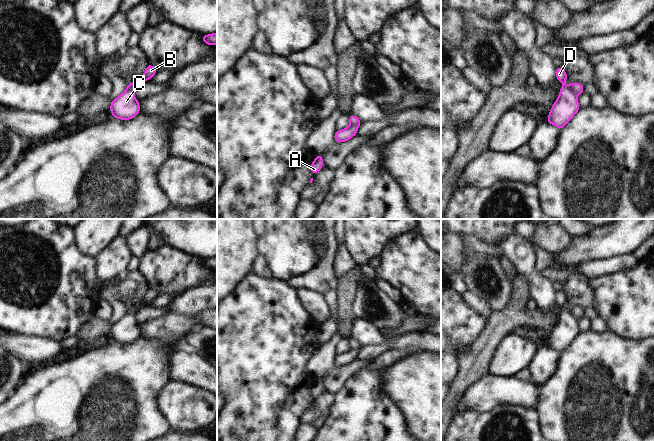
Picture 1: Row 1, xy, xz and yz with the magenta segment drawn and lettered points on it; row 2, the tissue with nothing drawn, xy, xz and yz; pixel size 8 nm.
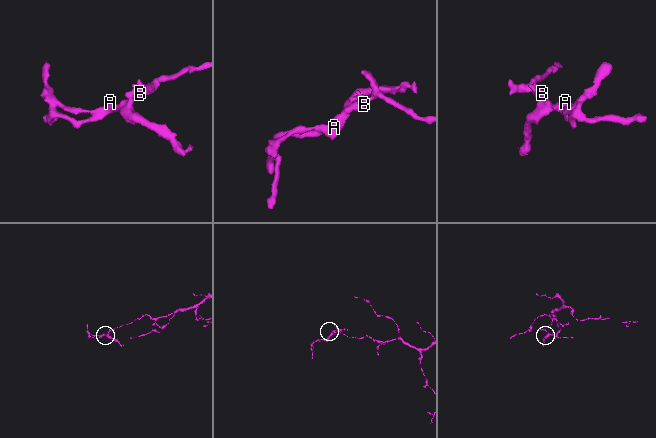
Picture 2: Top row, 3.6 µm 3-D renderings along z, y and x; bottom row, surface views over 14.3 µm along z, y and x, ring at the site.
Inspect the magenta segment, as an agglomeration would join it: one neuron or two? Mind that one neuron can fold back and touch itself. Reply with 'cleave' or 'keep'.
cleave

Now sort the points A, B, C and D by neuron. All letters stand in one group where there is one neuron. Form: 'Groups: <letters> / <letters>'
Groups: A B / C D.

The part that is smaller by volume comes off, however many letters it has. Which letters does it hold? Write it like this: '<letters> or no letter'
C, D.

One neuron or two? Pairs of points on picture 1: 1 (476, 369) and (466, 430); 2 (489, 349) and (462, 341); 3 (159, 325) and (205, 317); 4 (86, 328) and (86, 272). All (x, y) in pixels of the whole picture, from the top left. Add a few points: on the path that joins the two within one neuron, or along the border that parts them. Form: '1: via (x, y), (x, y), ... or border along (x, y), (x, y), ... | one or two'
1: border along (458, 412), (451, 422) | two
2: border along (487, 324), (471, 348) | two
3: via (170, 325), (180, 325), (194, 321) | one
4: border along (93, 315), (79, 328), (75, 335) | two

